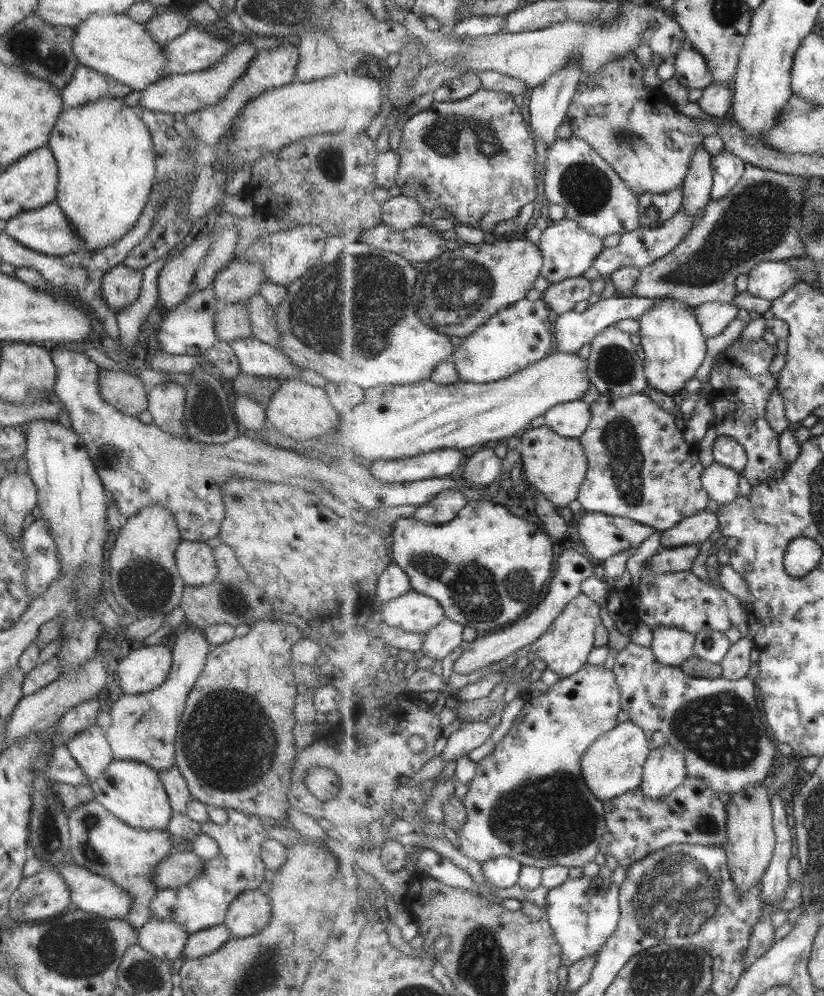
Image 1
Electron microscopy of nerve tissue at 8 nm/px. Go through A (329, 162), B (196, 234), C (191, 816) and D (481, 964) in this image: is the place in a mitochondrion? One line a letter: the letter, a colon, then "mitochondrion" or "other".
A: mitochondrion
B: other
C: other
D: mitochondrion

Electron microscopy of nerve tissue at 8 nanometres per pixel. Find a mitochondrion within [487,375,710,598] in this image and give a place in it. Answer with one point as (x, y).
(618, 438)

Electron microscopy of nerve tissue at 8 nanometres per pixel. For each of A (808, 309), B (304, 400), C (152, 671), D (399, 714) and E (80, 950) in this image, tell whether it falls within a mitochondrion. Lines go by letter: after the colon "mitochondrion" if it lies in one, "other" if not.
A: other
B: other
C: other
D: other
E: mitochondrion

